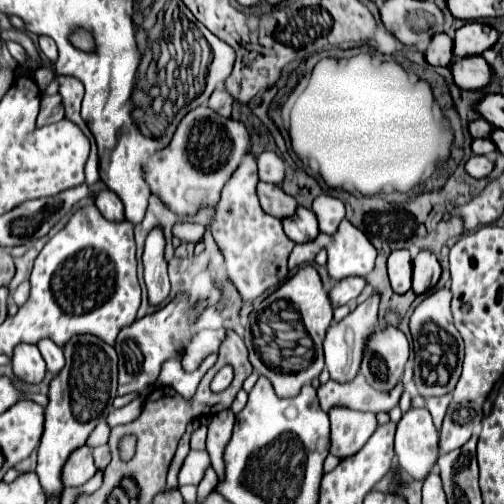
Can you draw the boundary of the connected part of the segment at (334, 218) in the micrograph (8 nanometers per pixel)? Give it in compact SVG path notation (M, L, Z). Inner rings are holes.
M320 195L312 203L312 213L318 219L320 233L334 233L338 229L338 223L344 219L344 203L336 197Z

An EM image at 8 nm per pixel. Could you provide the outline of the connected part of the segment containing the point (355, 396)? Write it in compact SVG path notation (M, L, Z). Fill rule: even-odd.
M358 373L348 383L338 383L328 379L318 387L318 399L324 411L328 411L334 405L346 405L350 409L372 411L372 413L390 411L392 407L398 405L400 395L402 395L402 383L398 383L390 391L378 391L368 385L362 373Z

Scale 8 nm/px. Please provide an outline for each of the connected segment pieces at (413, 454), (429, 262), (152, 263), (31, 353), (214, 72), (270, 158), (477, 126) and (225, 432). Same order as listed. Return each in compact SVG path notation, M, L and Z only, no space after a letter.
M410 409L396 429L396 457L406 477L424 481L438 459L438 431L426 409Z
M420 251L412 259L412 291L416 295L432 289L440 279L440 263L432 251Z
M154 227L146 237L146 247L142 253L144 263L144 283L148 289L148 299L152 305L162 303L170 293L170 281L166 271L166 259L164 259L164 231L162 227Z
M20 343L14 349L12 365L14 365L14 375L26 383L40 383L44 379L46 365L44 365L44 359L40 357L40 351L36 349L36 345Z
M210 33L210 39L206 37L210 49L212 49L212 63L208 67L208 75L206 75L206 91L204 91L204 99L210 97L210 93L226 81L226 77L232 73L232 65L236 55L232 53L230 45L224 45L224 41L220 41L216 35Z
M264 151L256 159L258 163L258 177L260 181L268 181L280 185L284 181L284 163L274 151Z
M474 119L468 123L468 133L472 137L490 137L492 125L488 125L484 119Z
M230 409L216 413L208 423L206 451L212 459L212 467L214 467L219 479L224 478L222 453L224 453L224 445L228 443L228 437L232 435L232 427L234 427L234 413Z

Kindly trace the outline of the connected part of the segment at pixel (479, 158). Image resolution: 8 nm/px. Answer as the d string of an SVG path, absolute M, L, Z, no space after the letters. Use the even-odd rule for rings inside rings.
M470 155L470 159L466 161L464 169L470 177L476 177L476 179L482 179L482 177L488 177L488 173L492 171L494 163L492 159L488 159L486 155Z

